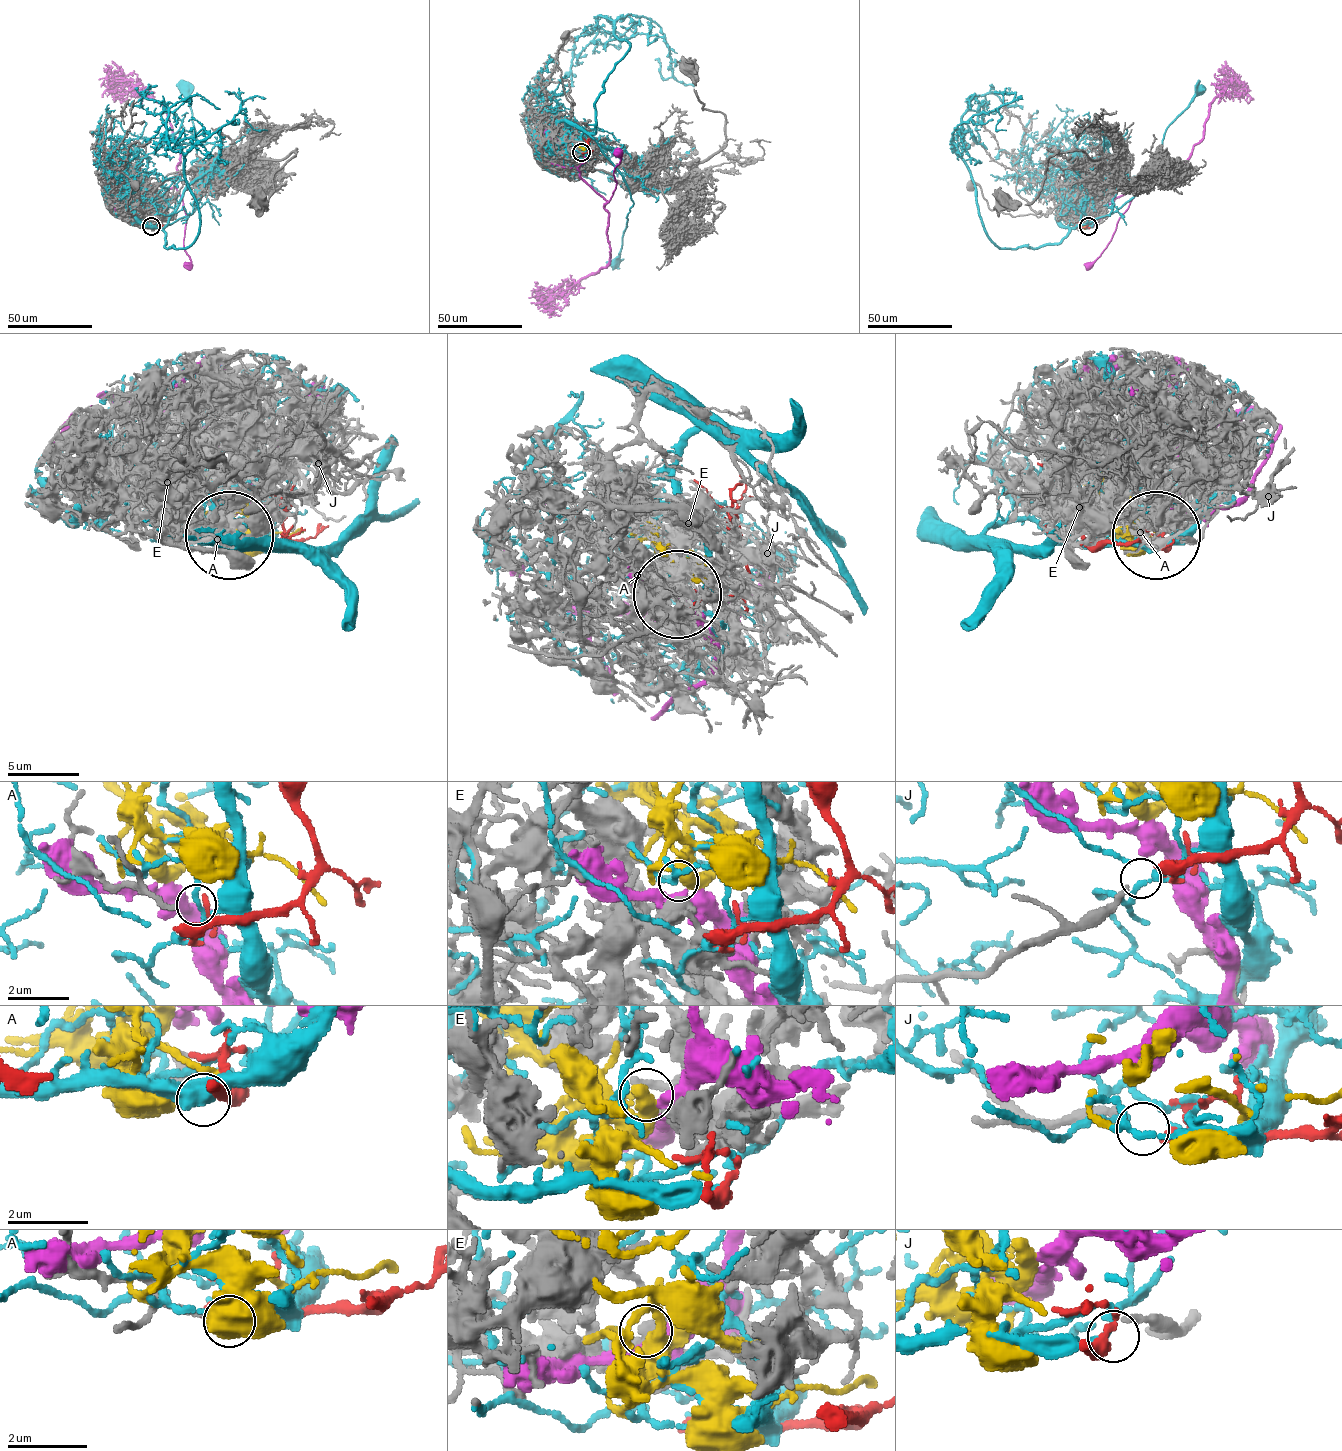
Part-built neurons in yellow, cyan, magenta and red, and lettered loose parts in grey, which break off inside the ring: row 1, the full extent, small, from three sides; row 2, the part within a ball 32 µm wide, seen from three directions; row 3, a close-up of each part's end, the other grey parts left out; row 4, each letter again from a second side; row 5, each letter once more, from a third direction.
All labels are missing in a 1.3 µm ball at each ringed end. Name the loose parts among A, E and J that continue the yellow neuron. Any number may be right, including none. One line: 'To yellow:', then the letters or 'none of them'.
To yellow: E

